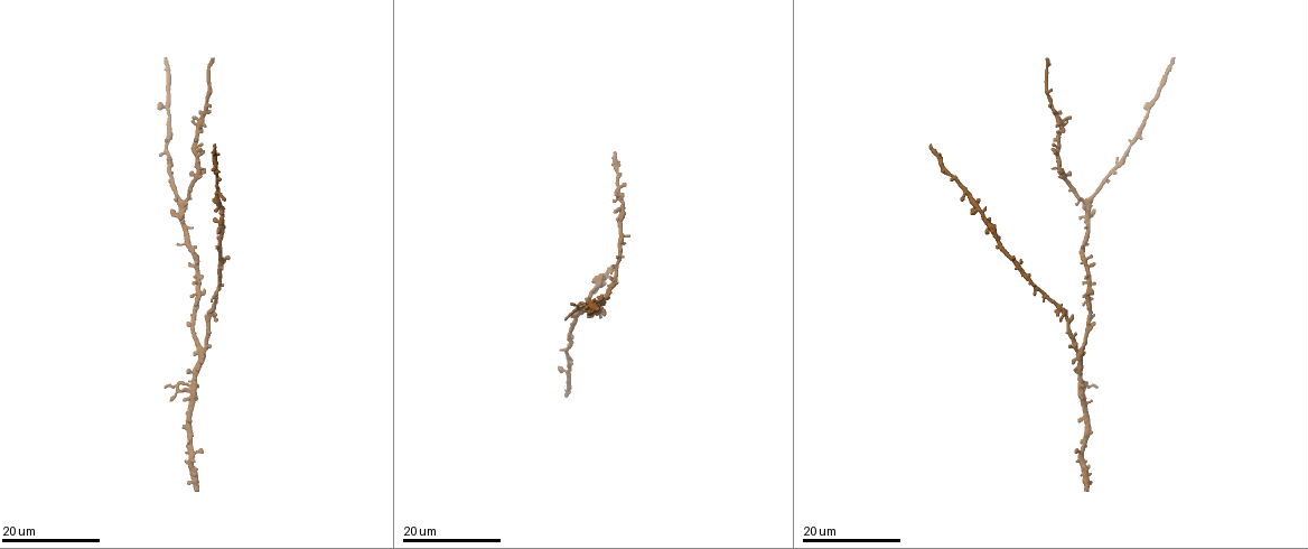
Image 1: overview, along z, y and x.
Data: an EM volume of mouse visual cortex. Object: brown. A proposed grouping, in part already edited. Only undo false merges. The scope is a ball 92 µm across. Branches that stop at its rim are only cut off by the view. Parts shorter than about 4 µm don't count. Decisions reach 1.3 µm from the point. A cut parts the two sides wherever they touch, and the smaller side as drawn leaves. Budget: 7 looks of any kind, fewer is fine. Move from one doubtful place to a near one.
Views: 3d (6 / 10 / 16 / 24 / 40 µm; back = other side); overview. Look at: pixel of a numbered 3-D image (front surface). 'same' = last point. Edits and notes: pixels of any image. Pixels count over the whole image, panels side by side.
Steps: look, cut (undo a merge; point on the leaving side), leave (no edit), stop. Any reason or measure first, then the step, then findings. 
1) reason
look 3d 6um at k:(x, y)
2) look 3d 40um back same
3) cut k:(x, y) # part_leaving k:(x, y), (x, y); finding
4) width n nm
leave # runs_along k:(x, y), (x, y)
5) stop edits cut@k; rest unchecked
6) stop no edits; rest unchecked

look 3d 24um at 1:(1076, 353)

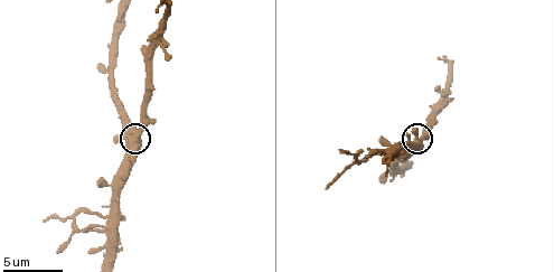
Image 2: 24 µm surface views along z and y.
zoom in
look 3d 10um at 2:(137, 139)

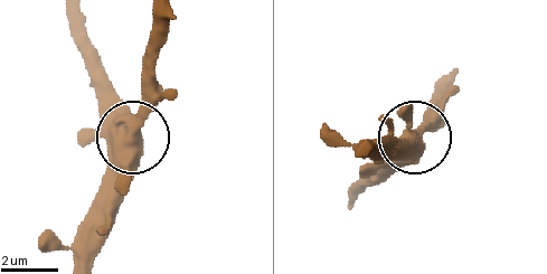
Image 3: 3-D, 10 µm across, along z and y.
width 520 nm
leave # all the same neuron

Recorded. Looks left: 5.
look 3d 24um at 1:(1087, 200)

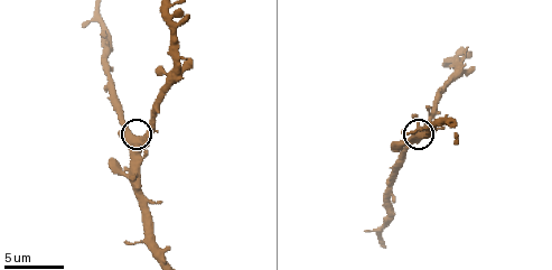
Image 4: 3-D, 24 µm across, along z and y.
zoom in
look 3d 10um at 4:(139, 137)

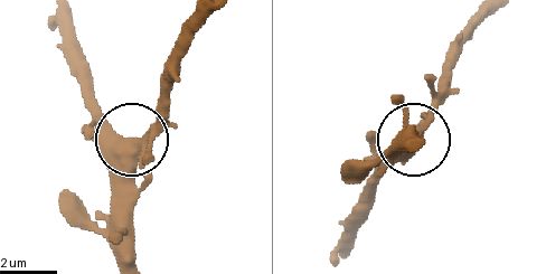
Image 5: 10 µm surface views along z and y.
leave # runs_along 5:(134, 260), (134, 138), (168, 111); all the same neuron

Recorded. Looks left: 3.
look 3d 10um at 2:(107, 229)

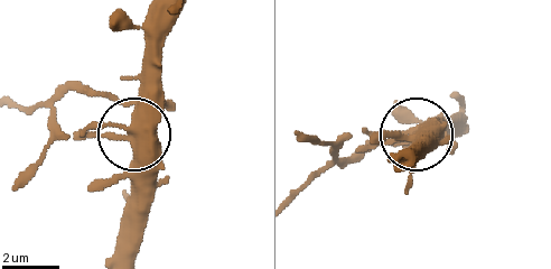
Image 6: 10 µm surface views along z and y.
cut 6:(87, 89) # part_leaving 6:(123, 101), (68, 94), (17, 107); two neurons meet here

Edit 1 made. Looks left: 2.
stop edits cut@6; rest unchecked

